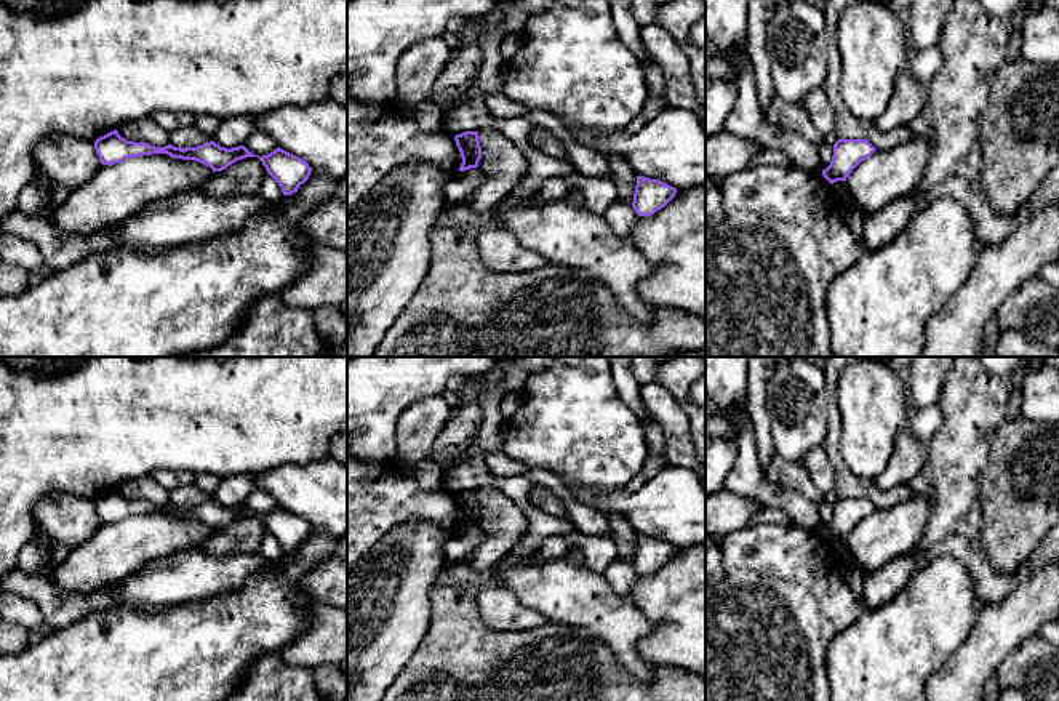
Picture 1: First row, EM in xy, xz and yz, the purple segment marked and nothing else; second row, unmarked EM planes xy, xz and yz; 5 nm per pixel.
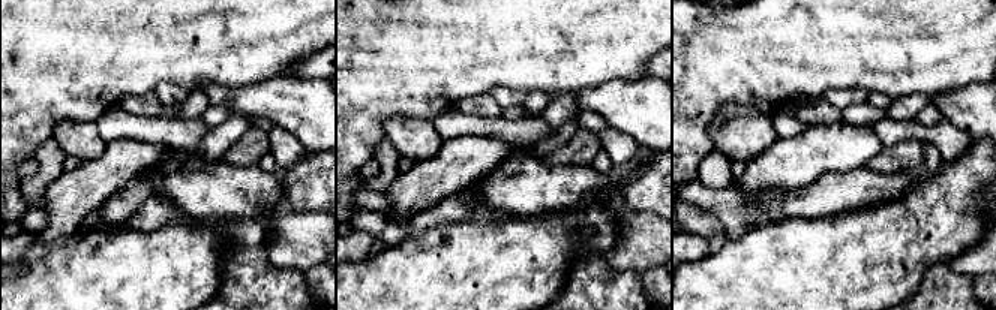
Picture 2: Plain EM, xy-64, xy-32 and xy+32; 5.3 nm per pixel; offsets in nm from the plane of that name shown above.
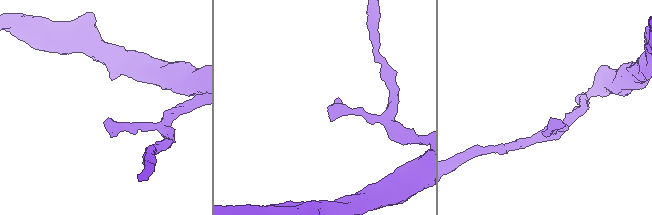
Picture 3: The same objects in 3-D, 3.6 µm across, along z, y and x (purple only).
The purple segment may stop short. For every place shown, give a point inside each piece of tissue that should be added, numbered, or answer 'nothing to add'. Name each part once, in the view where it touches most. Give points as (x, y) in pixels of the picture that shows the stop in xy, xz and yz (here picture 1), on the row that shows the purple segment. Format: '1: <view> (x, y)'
nothing to add

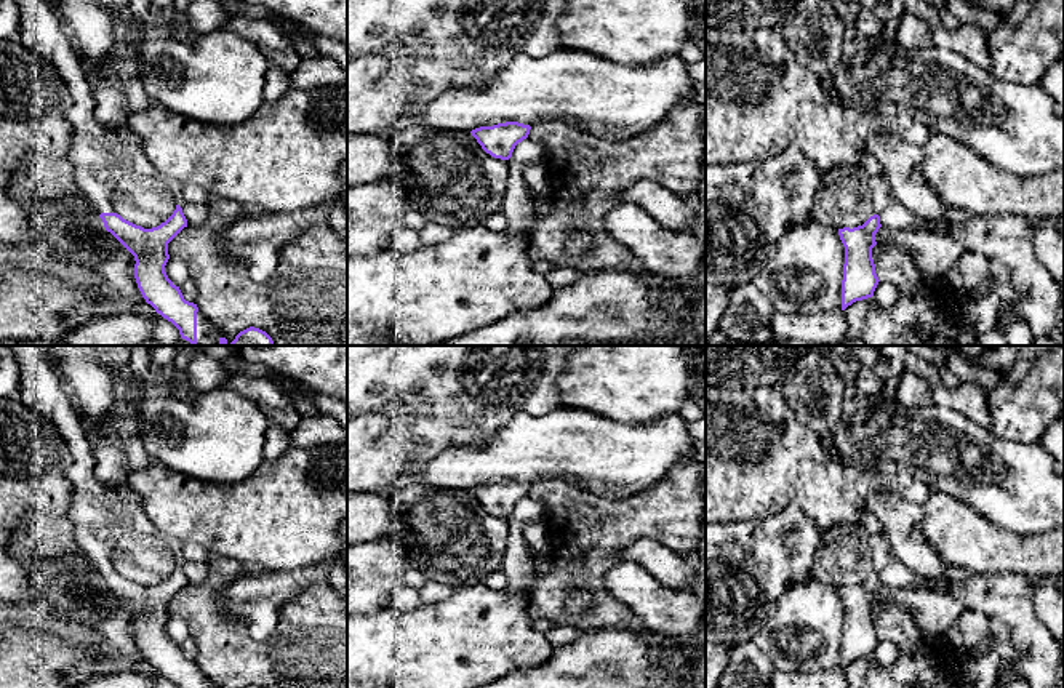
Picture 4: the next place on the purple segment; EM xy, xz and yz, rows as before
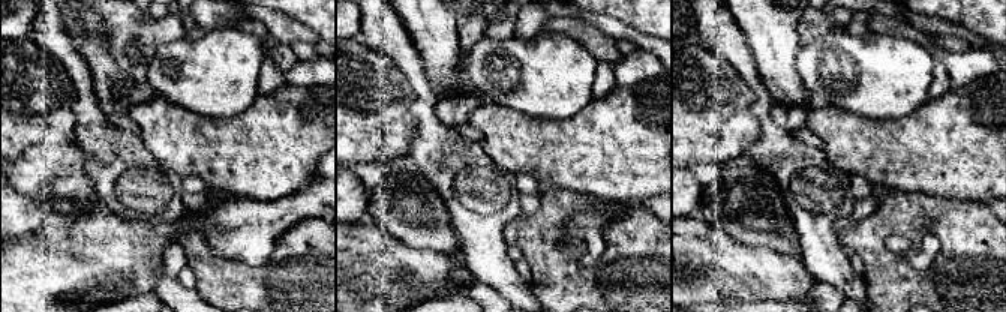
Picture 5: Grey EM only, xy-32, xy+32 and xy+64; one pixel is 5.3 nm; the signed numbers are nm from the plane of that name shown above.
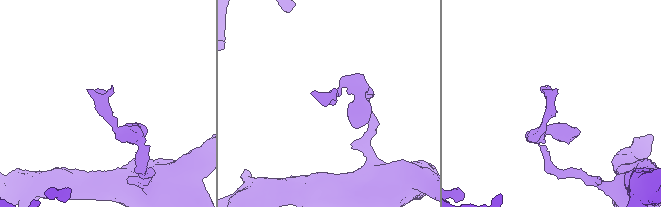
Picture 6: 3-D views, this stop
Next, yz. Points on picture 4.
1: yz (850, 196)

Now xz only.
nothing to add

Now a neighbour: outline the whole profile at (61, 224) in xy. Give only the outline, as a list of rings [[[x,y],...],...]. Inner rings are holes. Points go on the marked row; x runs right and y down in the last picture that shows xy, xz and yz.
[[[85,197],[69,202],[37,200],[27,216],[34,238],[42,238],[78,259],[99,261],[104,258],[99,251],[83,251],[77,246],[80,237],[106,230],[99,213]]]

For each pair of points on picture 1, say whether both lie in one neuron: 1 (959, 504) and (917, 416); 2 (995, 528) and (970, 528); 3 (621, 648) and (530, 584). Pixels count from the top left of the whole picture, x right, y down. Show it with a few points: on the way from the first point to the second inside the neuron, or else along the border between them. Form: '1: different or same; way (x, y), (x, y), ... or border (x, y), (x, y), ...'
1: different; border (938, 404), (943, 423), (927, 445)
2: different; border (978, 492), (981, 536)
3: same; way (602, 624), (571, 594), (554, 588)

